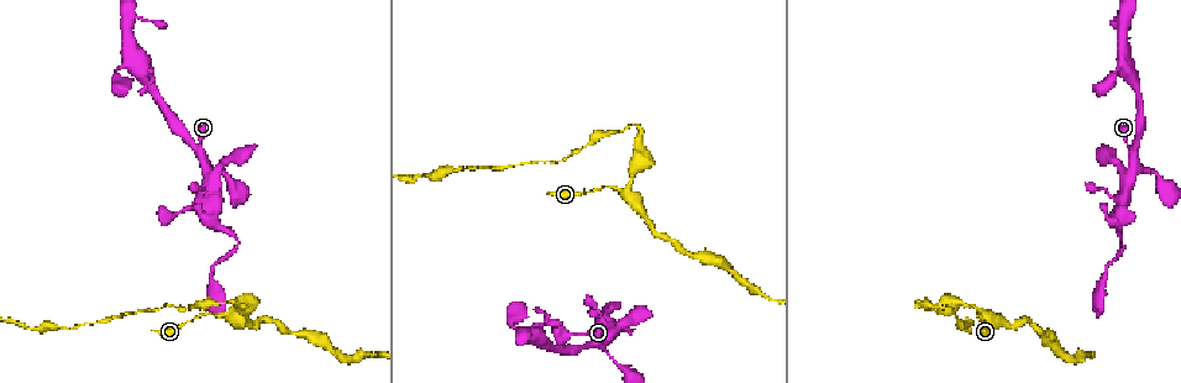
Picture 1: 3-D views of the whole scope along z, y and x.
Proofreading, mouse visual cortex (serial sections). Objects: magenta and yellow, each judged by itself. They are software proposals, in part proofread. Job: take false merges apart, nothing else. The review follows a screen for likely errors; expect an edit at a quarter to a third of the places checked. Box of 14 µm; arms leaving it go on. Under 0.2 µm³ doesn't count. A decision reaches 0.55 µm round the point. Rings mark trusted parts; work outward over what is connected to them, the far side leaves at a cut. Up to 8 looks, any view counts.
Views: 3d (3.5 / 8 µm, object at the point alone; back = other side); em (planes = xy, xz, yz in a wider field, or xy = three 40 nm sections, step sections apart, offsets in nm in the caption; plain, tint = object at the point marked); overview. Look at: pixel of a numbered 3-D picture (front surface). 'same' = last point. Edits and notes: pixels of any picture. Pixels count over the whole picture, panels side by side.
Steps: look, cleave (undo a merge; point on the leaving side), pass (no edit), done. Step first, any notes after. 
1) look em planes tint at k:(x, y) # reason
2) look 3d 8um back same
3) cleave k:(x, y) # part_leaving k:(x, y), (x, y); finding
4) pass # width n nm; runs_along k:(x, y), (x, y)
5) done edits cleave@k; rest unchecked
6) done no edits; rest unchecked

look 3d 3.5um at 1:(981, 312) # a fork

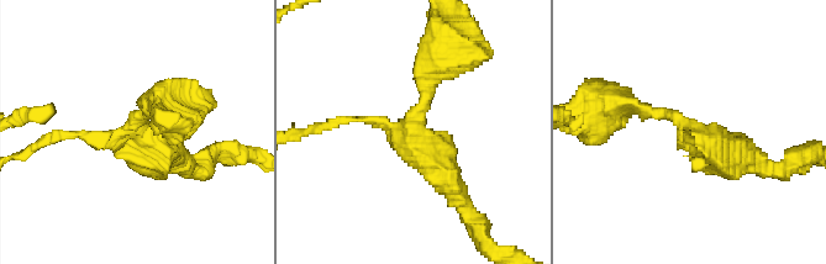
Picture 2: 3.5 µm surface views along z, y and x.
look em planes tint at 2:(120, 135)

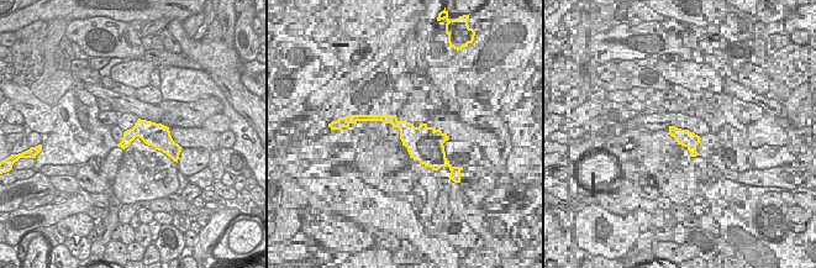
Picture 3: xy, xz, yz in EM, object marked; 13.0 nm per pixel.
look em xy step 3 tint same # another direction

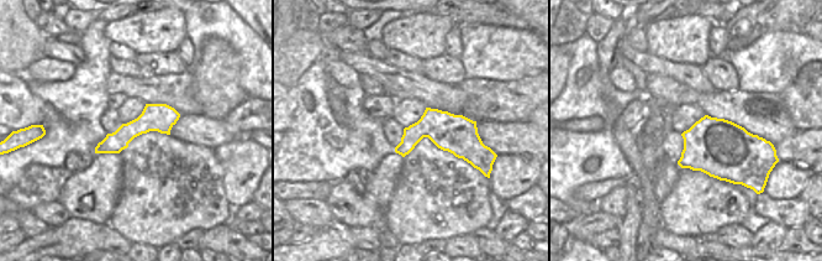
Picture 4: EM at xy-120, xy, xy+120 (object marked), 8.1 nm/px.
pass # runs_along 4:(175, 115), (153, 118), (98, 150); one cell here

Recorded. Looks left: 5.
look 3d 8um at 1:(916, 301) # a narrow waist

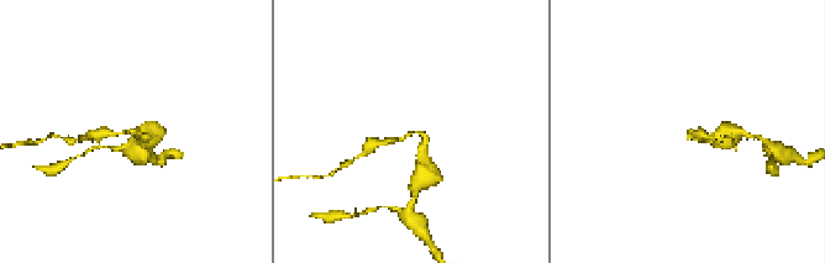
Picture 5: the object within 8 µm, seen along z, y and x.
look em planes tint at 5:(416, 131) # arm_widths 150, 250 nm; now the EM

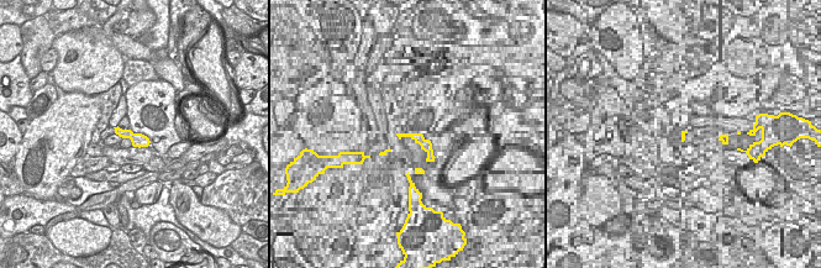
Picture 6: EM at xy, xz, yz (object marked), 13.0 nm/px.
pass # runs_along 5:(421, 158), (421, 132), (381, 143); continuous, no second cell

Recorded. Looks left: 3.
look 3d 3.5um at 1:(1133, 166) # four arms meet

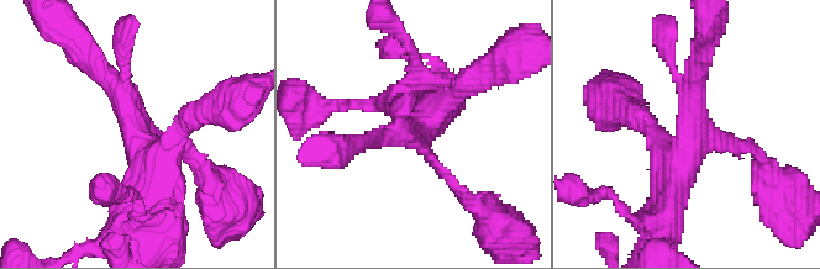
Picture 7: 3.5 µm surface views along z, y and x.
look em xy step 3 tint at 7:(690, 132) # need the tissue

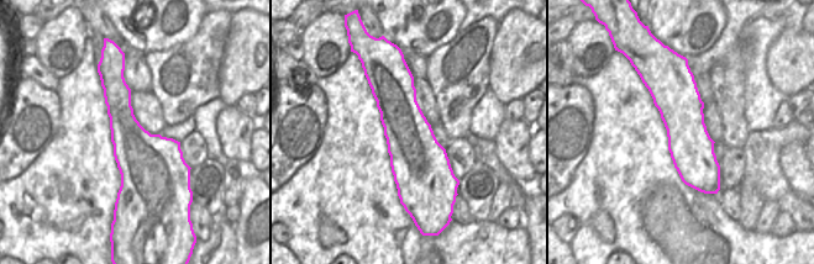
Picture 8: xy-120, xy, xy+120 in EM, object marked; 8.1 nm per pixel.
pass # arm_widths 150, 150, 300, 500 nm; runs_along 8:(678, 68), (678, 103), (707, 190); continuous, no second cell

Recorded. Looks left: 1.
done no edits; rest unchecked

